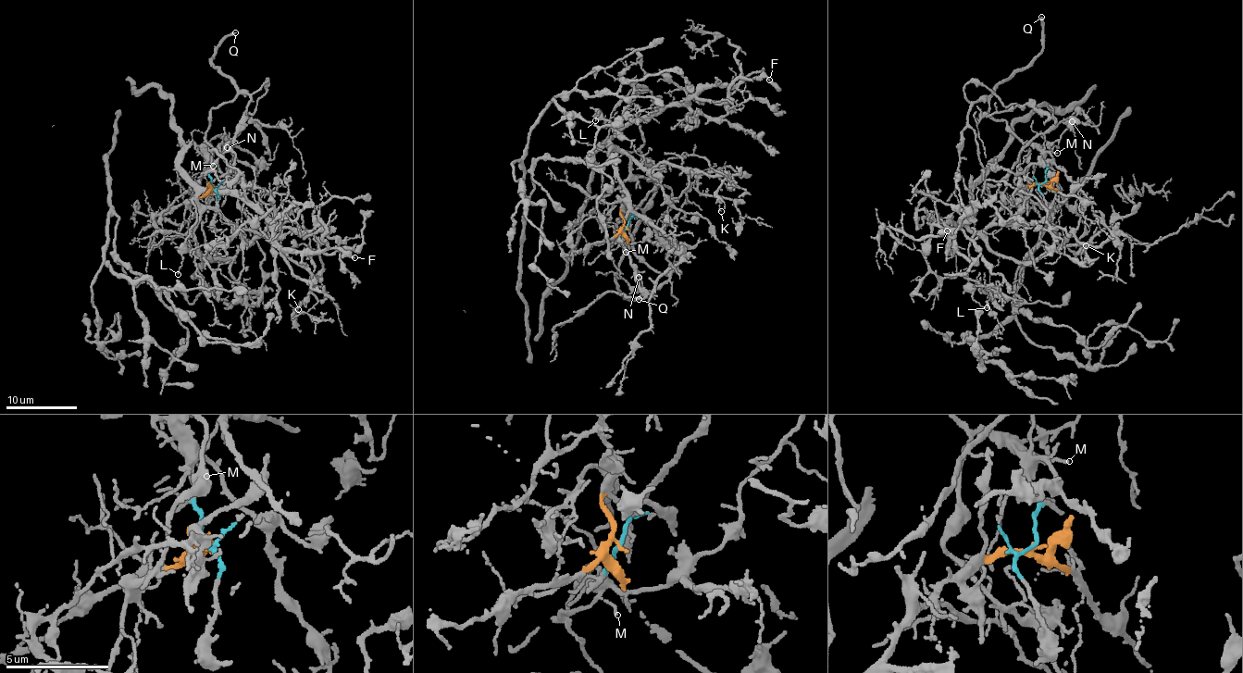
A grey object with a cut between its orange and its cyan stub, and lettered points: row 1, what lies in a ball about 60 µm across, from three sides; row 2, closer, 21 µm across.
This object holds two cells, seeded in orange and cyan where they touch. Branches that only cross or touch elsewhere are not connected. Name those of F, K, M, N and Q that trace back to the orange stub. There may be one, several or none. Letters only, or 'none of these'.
F, K

